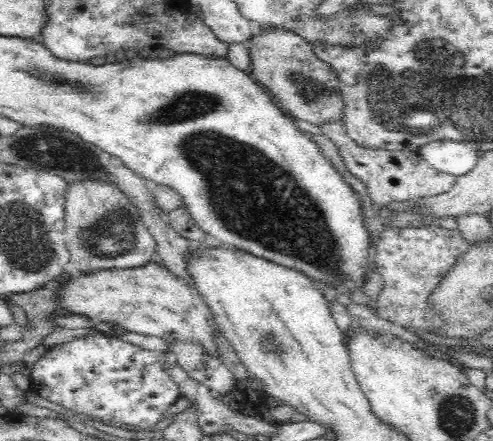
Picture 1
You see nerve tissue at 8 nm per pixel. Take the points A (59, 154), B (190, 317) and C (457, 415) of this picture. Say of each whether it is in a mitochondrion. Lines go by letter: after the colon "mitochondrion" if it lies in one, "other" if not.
A: mitochondrion
B: other
C: mitochondrion

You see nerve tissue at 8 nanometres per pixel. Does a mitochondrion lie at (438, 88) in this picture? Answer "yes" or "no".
yes

